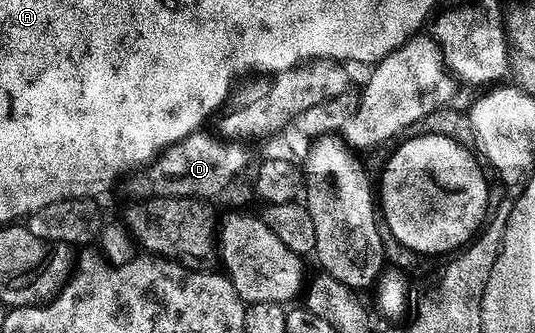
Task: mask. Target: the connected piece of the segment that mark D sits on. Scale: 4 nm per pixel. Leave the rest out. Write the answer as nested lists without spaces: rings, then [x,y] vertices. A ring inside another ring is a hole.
[[[209,129],[192,131],[183,141],[179,141],[167,148],[148,166],[148,169],[144,172],[146,175],[141,179],[141,187],[146,191],[144,194],[149,197],[166,195],[176,199],[209,201],[212,195],[217,195],[220,191],[227,190],[244,173],[245,166],[249,163],[249,151],[244,146],[246,144],[238,141],[236,138],[222,137],[217,133],[212,135]]]

